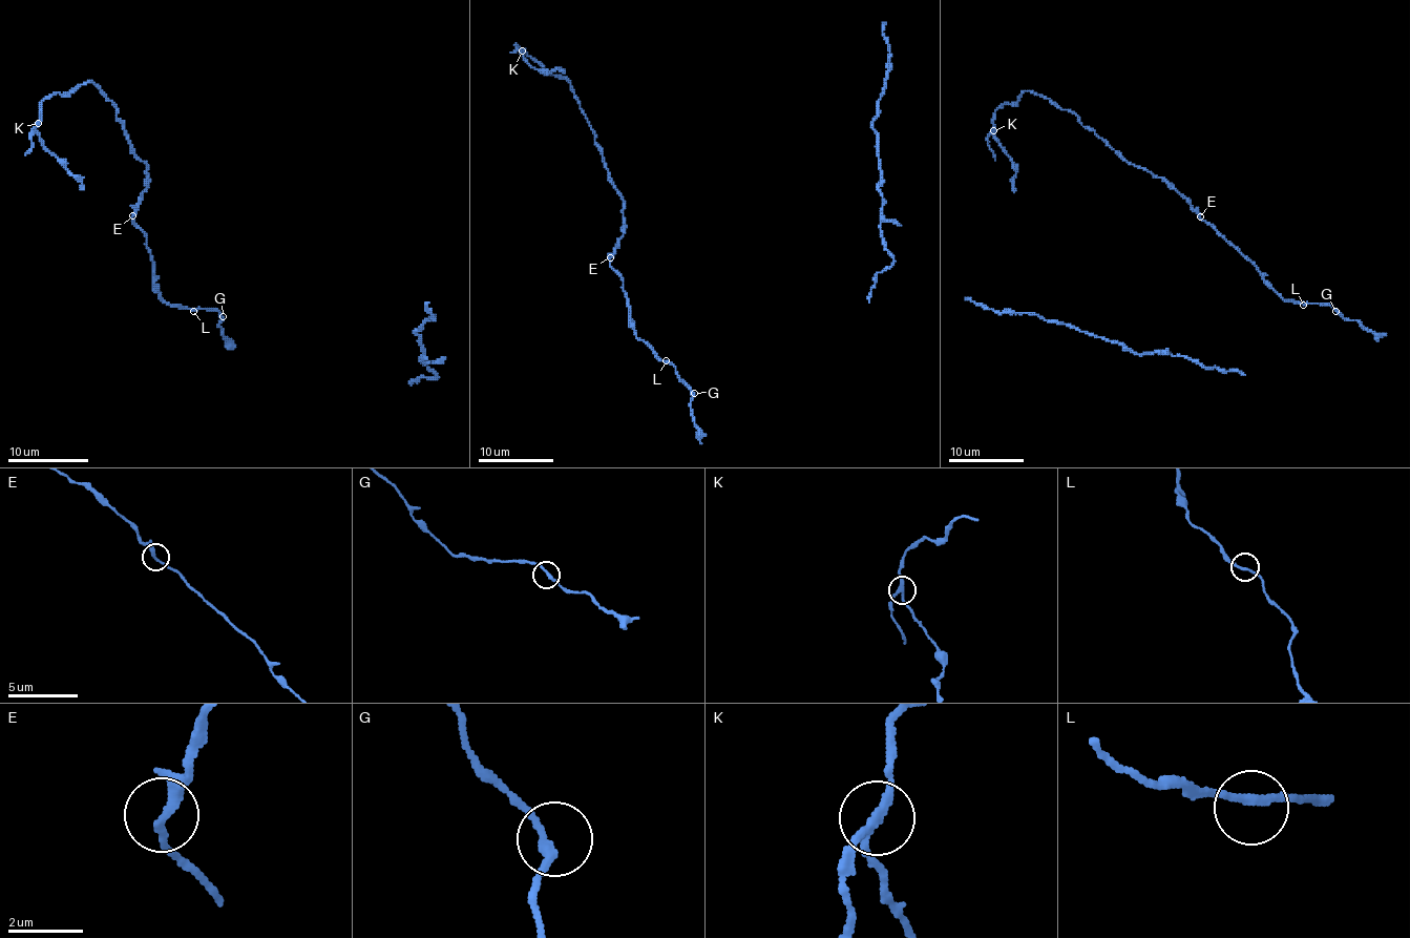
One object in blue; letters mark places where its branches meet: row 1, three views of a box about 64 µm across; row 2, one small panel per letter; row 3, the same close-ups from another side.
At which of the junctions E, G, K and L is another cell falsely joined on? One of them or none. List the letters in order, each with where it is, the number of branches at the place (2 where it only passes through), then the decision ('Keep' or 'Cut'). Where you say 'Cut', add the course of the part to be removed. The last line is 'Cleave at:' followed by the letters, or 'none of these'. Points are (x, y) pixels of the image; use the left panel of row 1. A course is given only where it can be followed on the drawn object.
E: Place: (132, 215). Branches: 3. Keep
G: Place: (223, 316). Branches: 2. Keep
K: Place: (38, 123). Branches: 3. Cut. Course of the part to remove: (38, 123), (36, 132), (82, 183), (80, 189)
L: Place: (193, 311). Branches: 2. Keep
Cleave at: K

